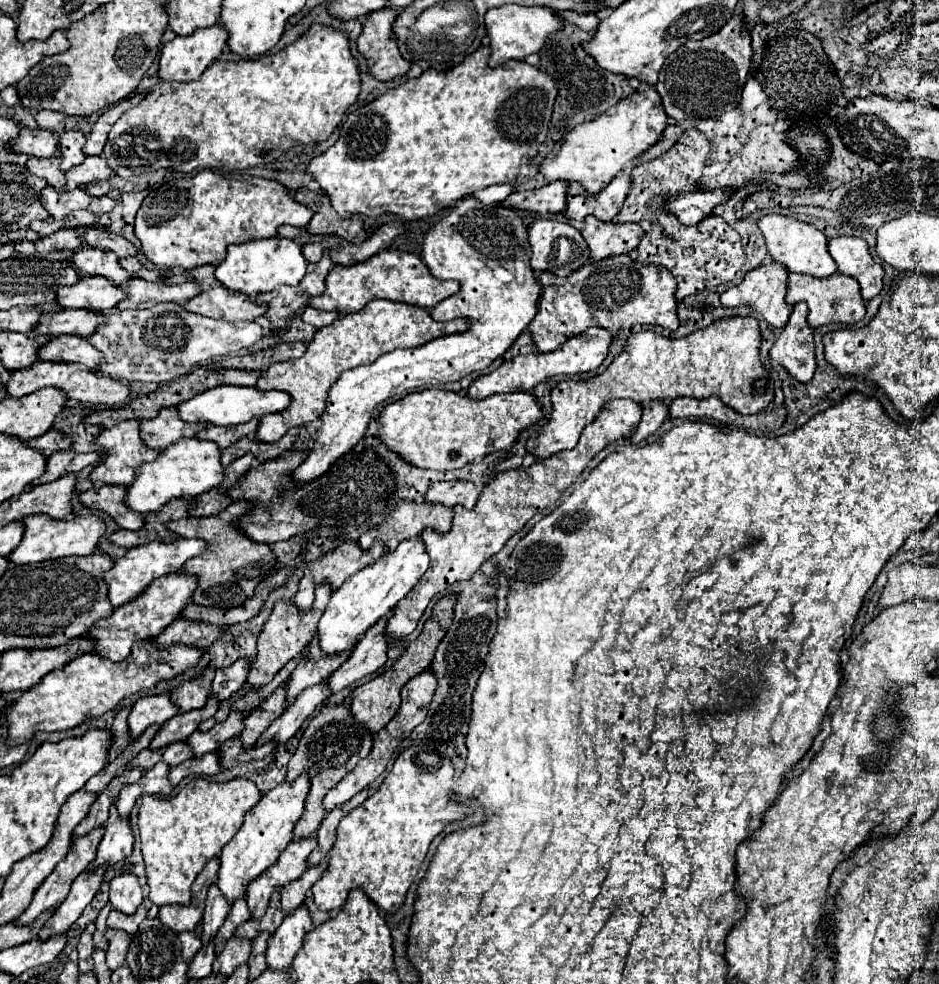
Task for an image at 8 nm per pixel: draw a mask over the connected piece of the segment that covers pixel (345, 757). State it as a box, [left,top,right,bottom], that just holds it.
[288,705,372,839]

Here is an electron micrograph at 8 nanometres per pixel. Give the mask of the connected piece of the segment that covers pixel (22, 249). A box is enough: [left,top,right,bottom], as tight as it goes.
[16,227,82,255]

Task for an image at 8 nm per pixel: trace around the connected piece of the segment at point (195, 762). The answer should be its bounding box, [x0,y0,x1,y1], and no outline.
[170,753,220,787]

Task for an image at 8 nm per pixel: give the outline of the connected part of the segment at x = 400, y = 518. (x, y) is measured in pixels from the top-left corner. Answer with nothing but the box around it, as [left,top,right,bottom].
[358,501,452,551]

